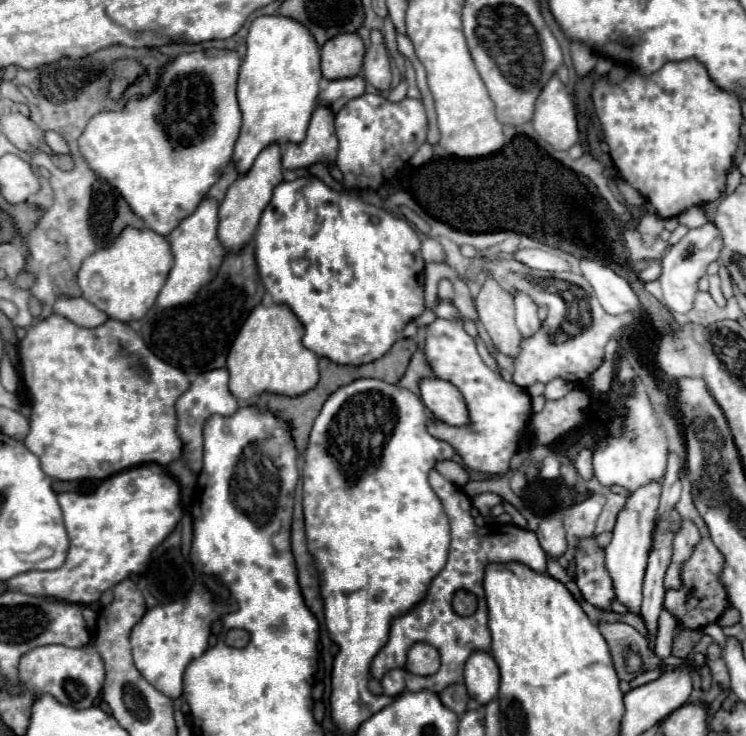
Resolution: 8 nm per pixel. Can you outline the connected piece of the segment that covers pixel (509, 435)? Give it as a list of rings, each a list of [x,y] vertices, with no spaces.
[[[435,318],[425,326],[425,360],[433,370],[433,376],[447,380],[459,388],[465,396],[471,424],[465,428],[447,426],[443,422],[429,422],[429,432],[449,442],[463,458],[469,470],[479,470],[485,474],[505,474],[509,470],[509,460],[519,448],[519,432],[527,426],[531,416],[531,398],[525,388],[505,382],[499,374],[485,366],[481,360],[475,340],[463,330],[463,322],[457,318],[443,320]]]

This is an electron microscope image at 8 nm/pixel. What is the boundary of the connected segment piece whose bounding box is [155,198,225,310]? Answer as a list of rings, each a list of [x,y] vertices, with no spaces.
[[[205,198],[201,202],[201,206],[189,218],[181,220],[177,230],[173,230],[173,234],[169,234],[167,242],[173,252],[173,268],[167,276],[163,290],[157,296],[157,302],[155,302],[157,310],[165,310],[165,308],[193,302],[195,296],[199,294],[199,290],[217,276],[217,270],[225,258],[225,250],[217,242],[217,222],[219,222],[217,210],[219,210],[217,202]]]

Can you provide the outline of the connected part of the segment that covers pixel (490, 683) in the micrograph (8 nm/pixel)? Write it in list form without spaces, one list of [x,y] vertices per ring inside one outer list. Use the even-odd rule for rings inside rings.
[[[473,652],[465,662],[465,688],[467,694],[481,706],[497,698],[499,670],[491,654]]]

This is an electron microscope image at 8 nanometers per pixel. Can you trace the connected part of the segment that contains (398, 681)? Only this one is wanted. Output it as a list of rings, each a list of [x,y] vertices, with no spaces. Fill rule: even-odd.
[[[391,670],[381,678],[383,684],[383,694],[387,696],[397,696],[405,690],[405,672],[403,670]]]

